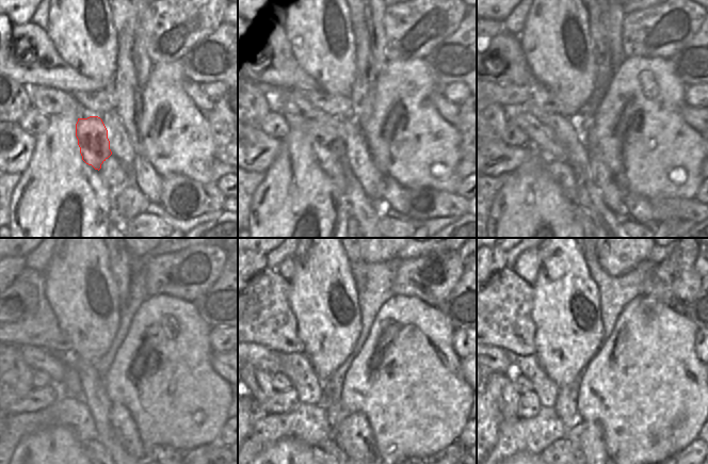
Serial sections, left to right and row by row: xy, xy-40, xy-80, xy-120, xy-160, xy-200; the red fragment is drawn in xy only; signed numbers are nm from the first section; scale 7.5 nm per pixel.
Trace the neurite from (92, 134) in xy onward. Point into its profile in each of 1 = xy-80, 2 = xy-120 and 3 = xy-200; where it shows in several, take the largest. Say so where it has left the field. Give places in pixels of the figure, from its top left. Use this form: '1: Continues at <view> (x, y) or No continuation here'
1: Continues at xy-80 (542, 138)
2: Continues at xy-120 (34, 357)
3: Continues at xy-200 (498, 362)

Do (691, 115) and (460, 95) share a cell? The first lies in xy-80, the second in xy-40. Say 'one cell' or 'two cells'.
two cells

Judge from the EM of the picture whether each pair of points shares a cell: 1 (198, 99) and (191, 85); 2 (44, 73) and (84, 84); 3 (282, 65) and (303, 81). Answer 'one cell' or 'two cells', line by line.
1: one cell
2: one cell
3: one cell

